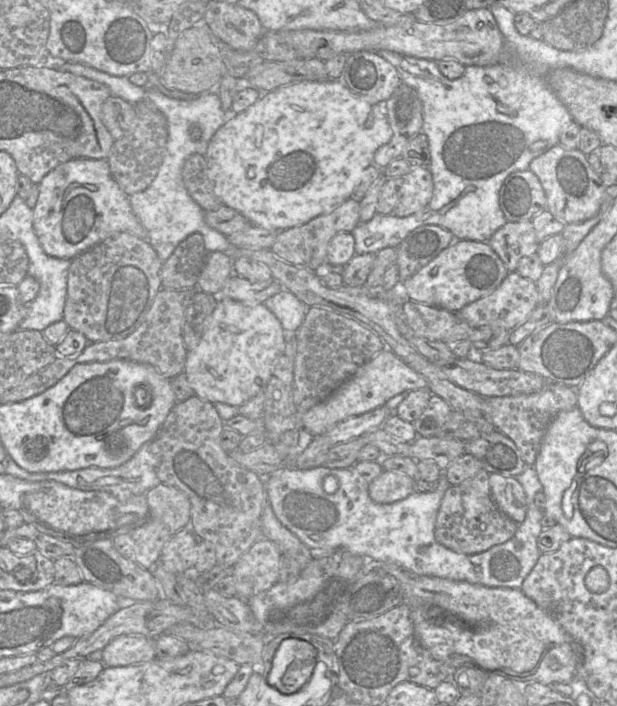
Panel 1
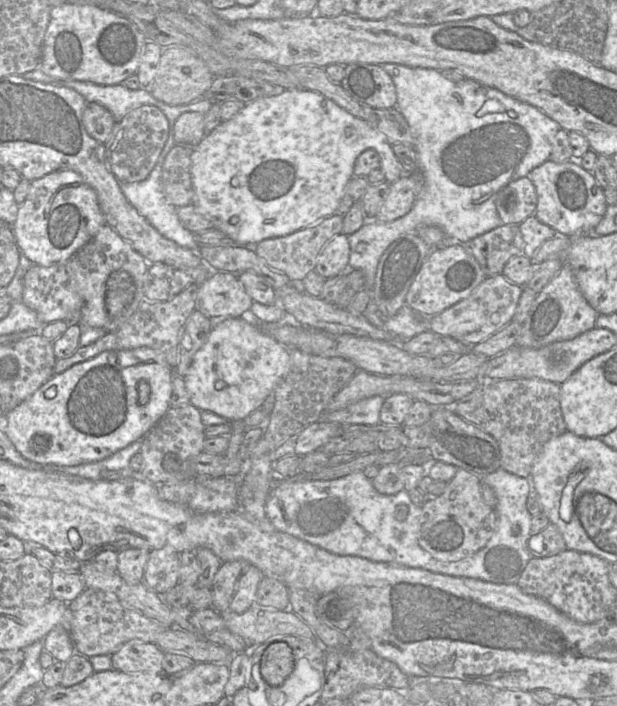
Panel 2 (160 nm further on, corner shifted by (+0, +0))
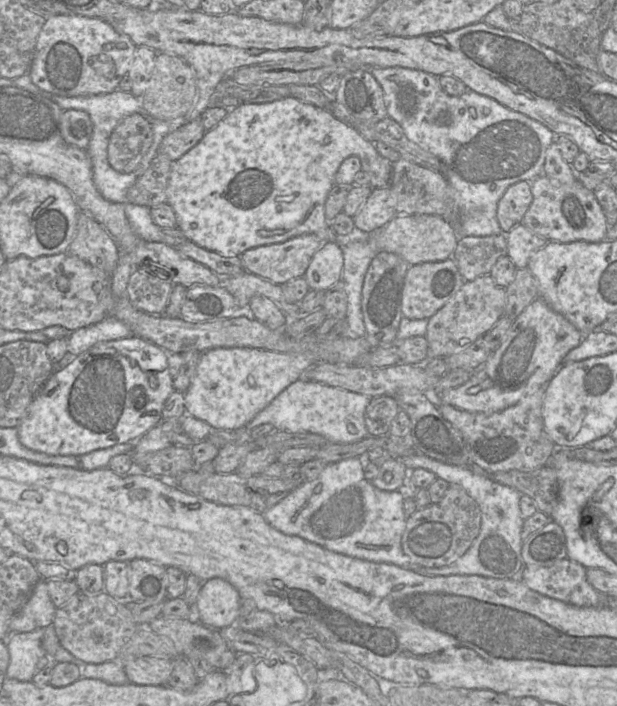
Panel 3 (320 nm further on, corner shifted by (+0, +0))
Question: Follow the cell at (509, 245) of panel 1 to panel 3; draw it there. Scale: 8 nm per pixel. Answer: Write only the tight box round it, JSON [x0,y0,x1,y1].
[452,233,507,281]

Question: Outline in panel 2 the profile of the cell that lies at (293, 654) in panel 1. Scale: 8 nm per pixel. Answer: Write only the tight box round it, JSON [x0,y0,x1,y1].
[262,642,295,686]

